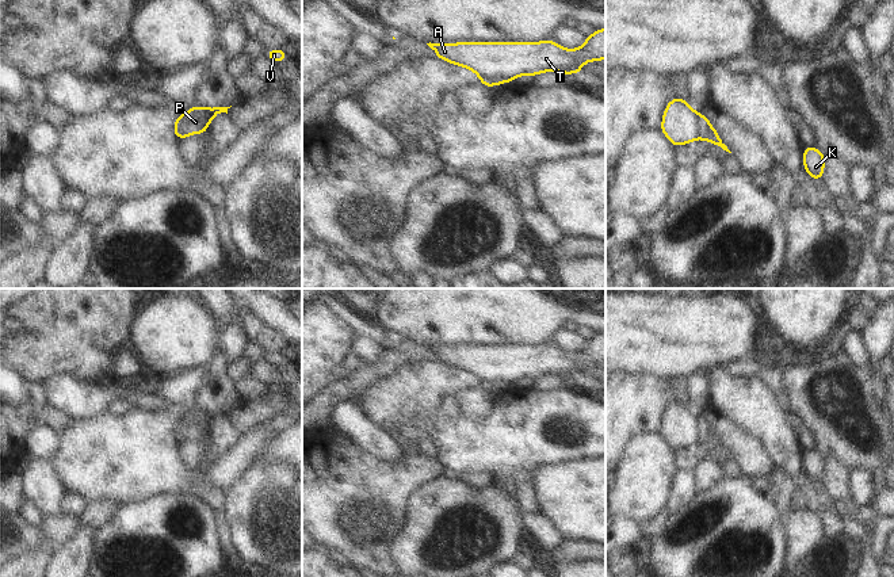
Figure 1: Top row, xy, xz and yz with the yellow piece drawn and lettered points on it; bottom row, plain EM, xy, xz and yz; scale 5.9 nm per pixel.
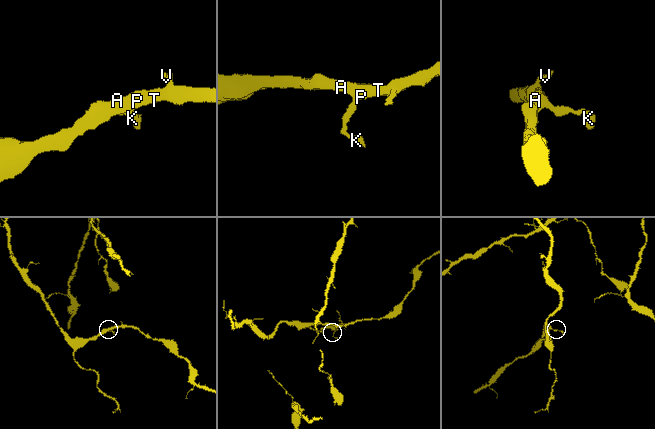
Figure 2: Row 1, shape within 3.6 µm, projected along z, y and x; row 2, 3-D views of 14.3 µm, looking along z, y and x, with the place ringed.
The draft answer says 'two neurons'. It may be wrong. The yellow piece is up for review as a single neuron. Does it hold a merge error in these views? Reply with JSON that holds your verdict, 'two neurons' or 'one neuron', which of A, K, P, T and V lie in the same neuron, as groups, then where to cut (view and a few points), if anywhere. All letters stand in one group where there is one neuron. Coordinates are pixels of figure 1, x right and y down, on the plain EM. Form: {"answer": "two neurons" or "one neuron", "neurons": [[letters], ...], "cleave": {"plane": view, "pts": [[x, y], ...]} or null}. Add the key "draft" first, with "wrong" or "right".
{"draft": "right", "answer": "two neurons", "neurons": [["A", "P", "T", "V"], ["K"]], "cleave": {"plane": "xy", "pts": [[180, 420], [182, 440]]}}

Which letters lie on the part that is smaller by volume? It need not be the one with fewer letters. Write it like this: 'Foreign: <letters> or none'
Foreign: K

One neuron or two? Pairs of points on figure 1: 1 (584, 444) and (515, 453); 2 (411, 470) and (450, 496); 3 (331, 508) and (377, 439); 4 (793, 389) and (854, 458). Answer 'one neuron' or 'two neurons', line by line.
1: one neuron
2: two neurons
3: two neurons
4: one neuron

